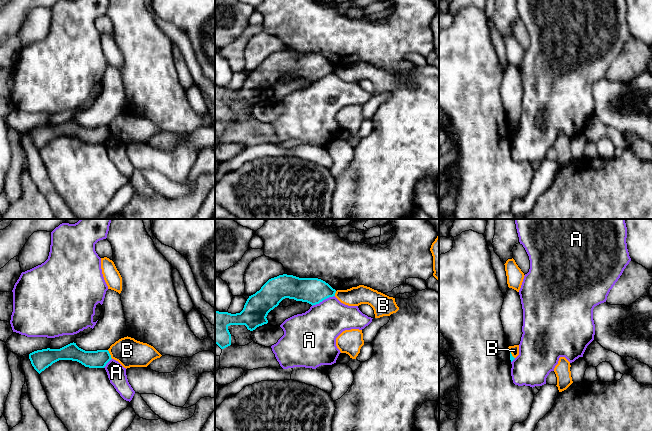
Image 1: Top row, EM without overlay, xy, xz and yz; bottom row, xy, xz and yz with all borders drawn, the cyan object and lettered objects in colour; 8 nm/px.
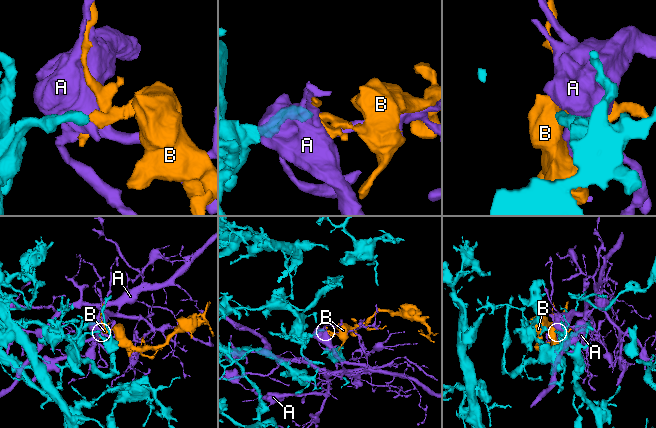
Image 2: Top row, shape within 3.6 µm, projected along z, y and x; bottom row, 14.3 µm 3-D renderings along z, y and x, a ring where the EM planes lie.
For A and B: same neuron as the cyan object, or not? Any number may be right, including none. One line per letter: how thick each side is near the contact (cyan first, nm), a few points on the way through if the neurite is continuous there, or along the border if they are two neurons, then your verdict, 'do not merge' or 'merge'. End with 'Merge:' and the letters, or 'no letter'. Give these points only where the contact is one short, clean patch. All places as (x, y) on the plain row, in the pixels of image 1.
A: 200/340 nm | do not merge
B: 140/220 nm | along xy (107, 126), (112, 134) | do not merge
Merge: no letter

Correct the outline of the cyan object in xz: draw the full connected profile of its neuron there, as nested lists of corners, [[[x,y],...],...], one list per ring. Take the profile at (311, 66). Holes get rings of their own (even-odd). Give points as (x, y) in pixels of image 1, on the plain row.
[[[279,51],[269,55],[259,67],[249,72],[240,89],[215,87],[215,120],[221,125],[231,121],[230,101],[245,101],[253,107],[268,99],[267,91],[285,75],[316,81],[335,72],[336,66],[318,54]]]

